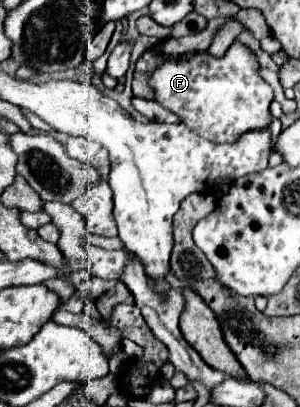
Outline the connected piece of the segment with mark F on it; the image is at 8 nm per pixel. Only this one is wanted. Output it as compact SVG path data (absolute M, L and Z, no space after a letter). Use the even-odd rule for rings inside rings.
M232 43L228 53L222 59L216 59L212 55L204 53L190 53L182 55L180 59L166 61L154 75L150 77L150 85L156 91L156 101L176 113L184 125L188 125L192 131L196 131L200 137L214 141L214 143L234 143L238 141L244 133L256 131L256 129L266 129L272 123L270 115L270 103L274 99L272 87L258 75L258 61L254 55L240 43Z

